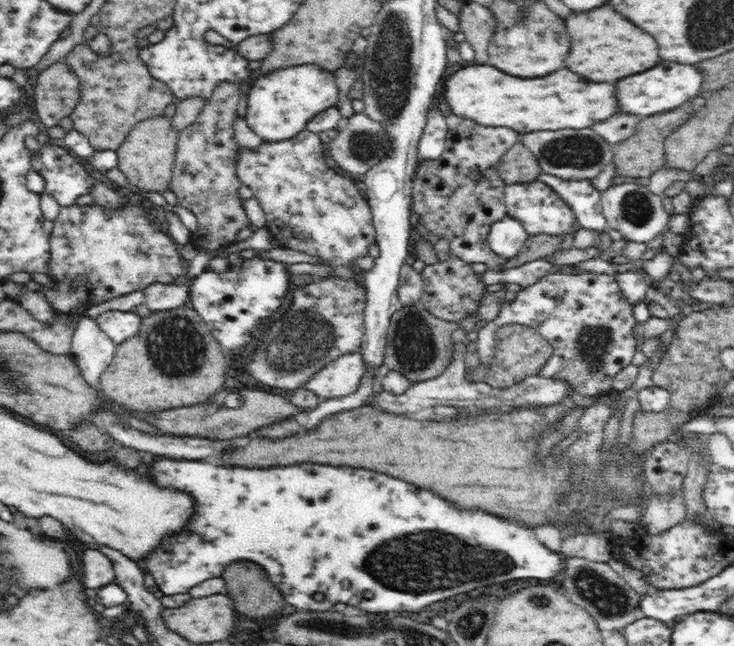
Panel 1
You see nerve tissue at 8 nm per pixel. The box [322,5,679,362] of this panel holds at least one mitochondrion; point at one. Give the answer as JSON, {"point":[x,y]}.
{"point":[392,77]}

